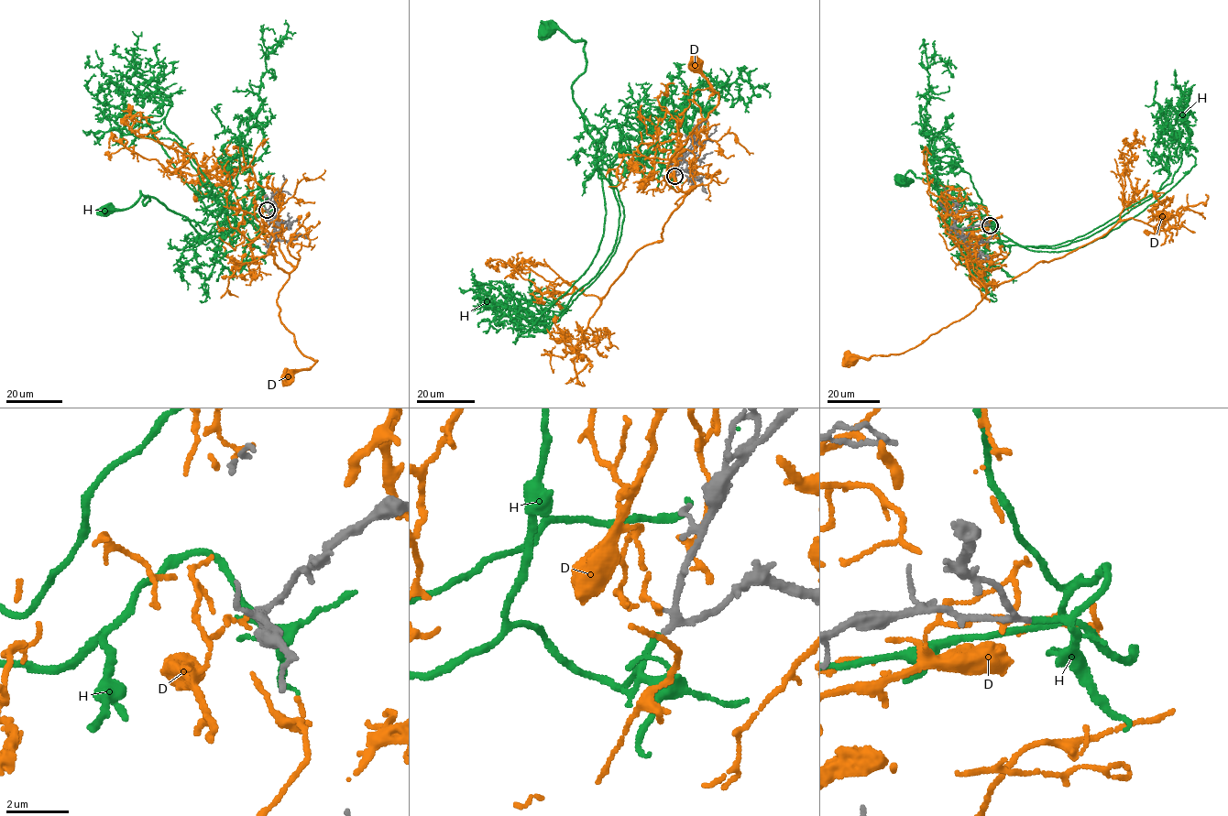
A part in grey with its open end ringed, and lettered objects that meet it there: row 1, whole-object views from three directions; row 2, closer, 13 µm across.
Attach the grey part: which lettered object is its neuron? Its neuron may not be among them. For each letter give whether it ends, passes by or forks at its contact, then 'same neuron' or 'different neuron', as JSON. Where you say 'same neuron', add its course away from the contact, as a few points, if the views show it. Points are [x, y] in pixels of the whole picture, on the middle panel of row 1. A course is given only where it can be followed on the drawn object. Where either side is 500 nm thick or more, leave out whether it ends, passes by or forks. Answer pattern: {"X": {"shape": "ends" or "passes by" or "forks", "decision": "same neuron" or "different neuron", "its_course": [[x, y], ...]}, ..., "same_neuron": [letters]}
{"D": {"shape": "ends", "decision": "different neuron"}, "H": {"shape": "ends", "decision": "same neuron", "its_course": [[674, 176], [649, 179], [617, 165], [598, 172], [598, 149], [572, 86], [585, 70], [585, 41], [548, 27]]}, "same_neuron": ["H"]}

